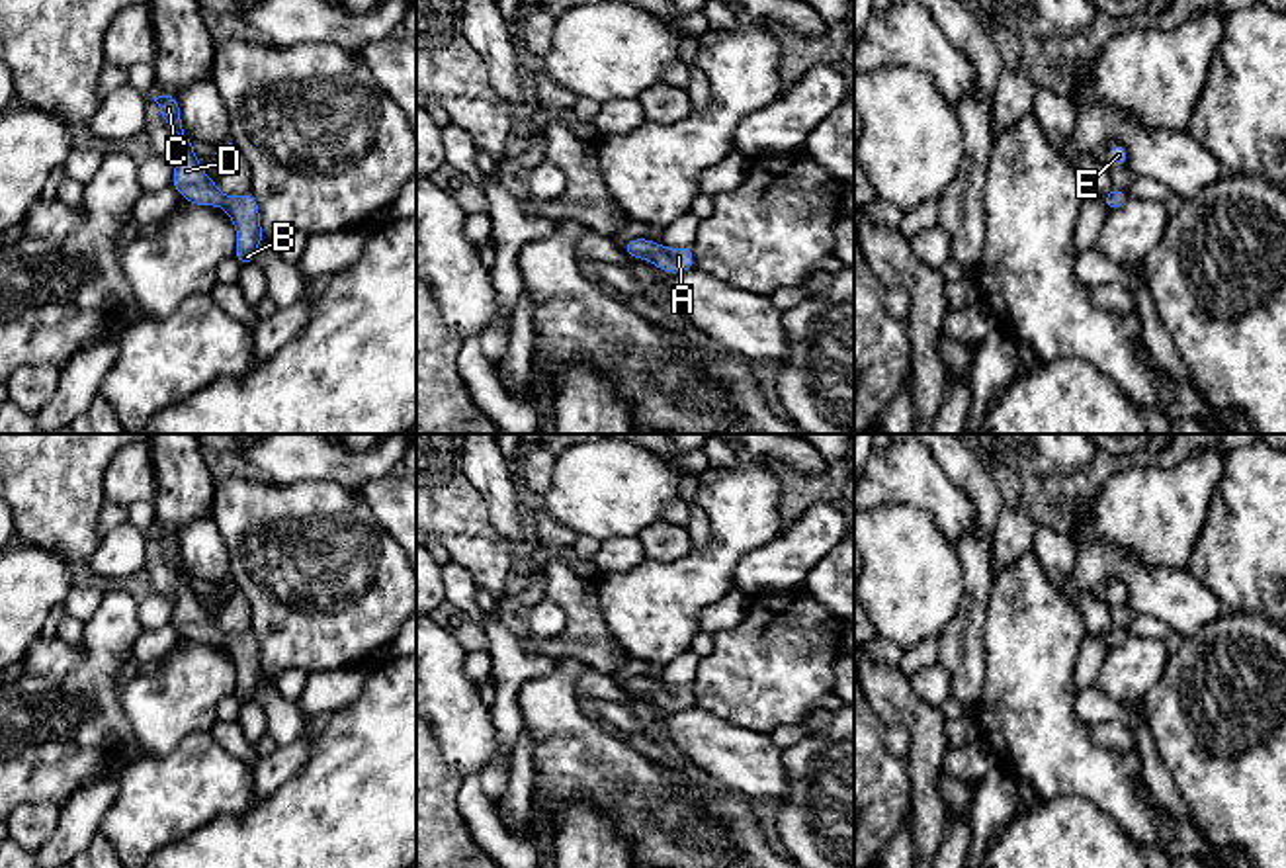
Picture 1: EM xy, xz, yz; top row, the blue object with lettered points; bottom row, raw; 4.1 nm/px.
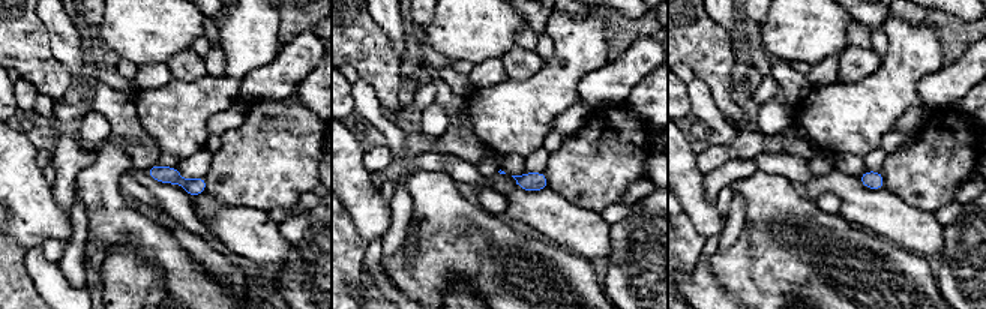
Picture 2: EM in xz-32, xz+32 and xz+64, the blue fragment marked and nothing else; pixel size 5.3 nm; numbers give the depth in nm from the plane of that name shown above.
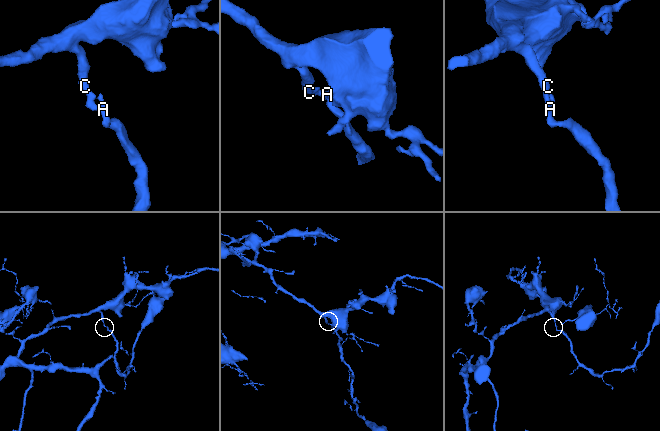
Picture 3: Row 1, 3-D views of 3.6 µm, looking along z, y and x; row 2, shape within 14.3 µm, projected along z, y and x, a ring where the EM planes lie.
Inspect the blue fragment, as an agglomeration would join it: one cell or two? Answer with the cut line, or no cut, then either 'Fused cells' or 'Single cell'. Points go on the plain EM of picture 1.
No split. Single cell

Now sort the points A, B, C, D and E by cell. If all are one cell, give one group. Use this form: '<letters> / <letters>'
A B C D E

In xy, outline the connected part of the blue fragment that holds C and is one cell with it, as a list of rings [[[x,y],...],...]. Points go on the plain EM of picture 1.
[[[158,534],[152,538],[158,542],[166,563],[180,577],[178,598],[170,622],[188,641],[223,645],[236,669],[236,688],[233,694],[238,702],[254,702],[256,686],[266,678],[254,631],[248,629],[236,635],[225,633],[195,596],[195,581],[184,569],[178,536]]]

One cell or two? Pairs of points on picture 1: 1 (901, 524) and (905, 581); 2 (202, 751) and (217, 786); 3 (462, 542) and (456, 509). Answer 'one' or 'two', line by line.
1: one
2: one
3: one

